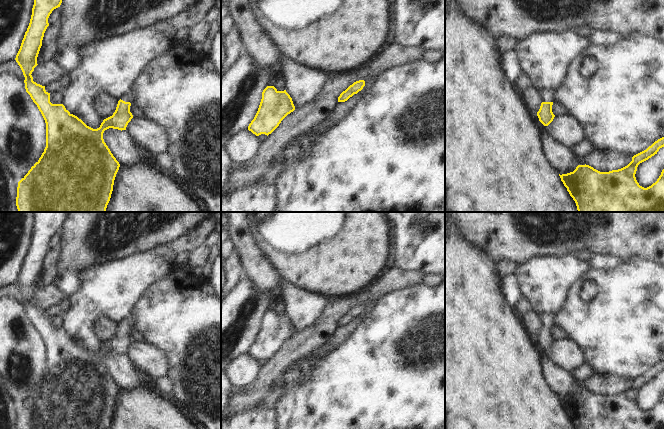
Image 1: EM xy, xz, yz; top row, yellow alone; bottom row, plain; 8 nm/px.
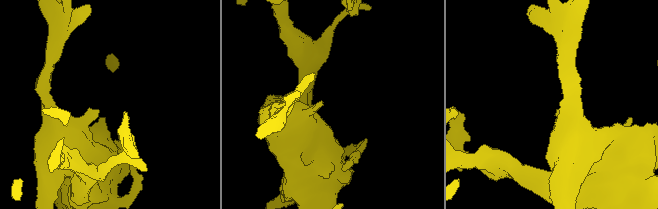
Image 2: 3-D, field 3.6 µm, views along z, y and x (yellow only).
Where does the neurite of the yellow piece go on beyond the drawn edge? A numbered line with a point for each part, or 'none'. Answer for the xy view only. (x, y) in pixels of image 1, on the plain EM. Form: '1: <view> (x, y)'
1: xy (129, 320)

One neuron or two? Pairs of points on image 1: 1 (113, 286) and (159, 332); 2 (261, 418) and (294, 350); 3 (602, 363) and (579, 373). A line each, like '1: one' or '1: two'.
1: two
2: two
3: two

